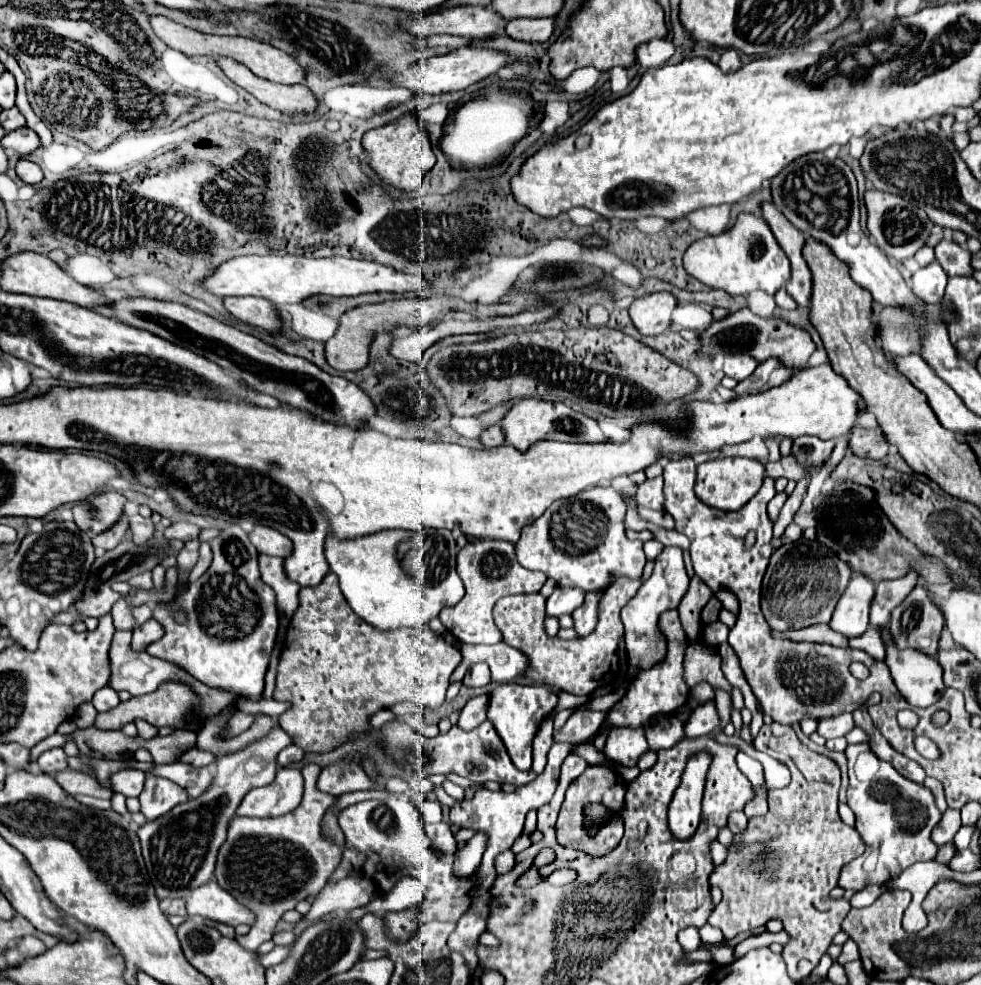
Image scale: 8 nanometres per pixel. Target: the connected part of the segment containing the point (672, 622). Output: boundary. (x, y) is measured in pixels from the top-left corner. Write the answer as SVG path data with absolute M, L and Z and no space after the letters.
M675 610L665 612L661 616L661 630L667 636L667 644L669 644L665 662L659 662L651 670L645 670L645 672L637 674L637 678L631 682L625 698L609 710L609 716L607 716L605 724L601 726L601 730L623 728L623 726L639 728L647 720L651 720L653 716L671 716L671 714L675 714L687 702L689 686L687 686L685 676L683 676L683 654L685 654L685 646L687 646L687 636L681 628L679 614Z

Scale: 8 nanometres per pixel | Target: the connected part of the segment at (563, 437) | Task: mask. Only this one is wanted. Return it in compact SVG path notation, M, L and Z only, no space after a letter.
M525 398L519 400L507 416L501 420L501 426L505 430L507 442L513 444L517 450L525 452L531 444L539 440L557 440L557 442L609 442L607 436L603 436L597 422L583 412L575 412L573 408L565 406L563 402L545 402L537 398Z

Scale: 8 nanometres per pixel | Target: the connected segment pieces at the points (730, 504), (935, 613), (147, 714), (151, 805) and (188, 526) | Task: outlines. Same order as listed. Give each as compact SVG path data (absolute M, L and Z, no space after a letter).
M723 458L723 460L713 460L697 466L697 484L695 484L695 494L697 498L717 510L723 512L735 512L743 508L761 488L761 482L765 478L765 466L757 460L751 458Z
M917 586L893 610L889 632L899 650L911 648L927 656L935 656L943 624L943 614L931 602L929 592L923 586Z
M165 682L157 692L153 694L145 694L145 696L137 696L137 698L131 698L129 702L121 702L121 706L109 710L109 712L103 712L103 714L97 714L97 720L95 720L95 726L99 730L119 730L123 728L125 724L141 718L141 720L147 720L151 726L177 726L177 724L183 724L187 718L193 716L195 712L195 694L183 686L183 684L177 684L177 682Z
M153 776L147 778L145 788L139 796L141 812L147 820L155 820L155 818L167 814L173 806L179 806L187 800L189 800L189 796L181 786L165 780L165 778L153 778Z
M177 522L177 524L171 524L169 528L163 530L165 538L177 538L177 540L193 540L193 538L199 538L197 536L197 530L201 532L199 526L191 524L191 522Z

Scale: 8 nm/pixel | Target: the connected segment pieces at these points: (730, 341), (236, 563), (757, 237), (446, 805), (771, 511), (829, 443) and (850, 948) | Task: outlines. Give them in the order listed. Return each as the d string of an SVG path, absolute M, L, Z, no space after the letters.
M749 308L733 312L725 320L715 322L711 328L707 328L701 334L701 354L711 354L711 344L715 346L715 352L723 352L723 354L747 352L759 362L771 356L779 356L791 368L805 368L809 356L815 352L815 342L811 340L807 330L793 326L781 318L759 318Z
M239 526L223 530L211 542L211 548L211 568L199 580L189 582L185 592L173 600L173 606L181 606L185 612L185 622L177 622L167 606L157 604L155 618L163 624L165 636L145 650L151 656L181 666L215 690L231 692L237 698L261 700L263 678L279 628L275 592L261 580L257 566L259 552Z
M739 214L735 226L719 236L705 236L685 252L685 270L711 288L725 290L731 296L745 296L753 290L775 294L791 278L789 258L777 244L769 224L761 214Z
M435 786L433 792L436 794L438 802L441 804L443 809L443 821L449 820L448 814L451 805L451 797L443 790L441 786Z
M781 492L781 494L777 494L777 496L769 502L769 506L767 506L767 514L769 514L771 522L775 522L775 520L777 520L779 510L781 510L781 506L785 504L785 500L787 500L787 494L785 494L785 492Z
M799 436L793 442L793 454L801 464L817 466L823 464L833 452L833 440L821 440L817 436Z
M847 940L847 942L843 944L843 952L841 952L841 956L839 956L839 962L841 962L841 964L847 964L847 962L851 962L851 960L859 960L859 948L857 948L857 944L855 944L853 940Z

